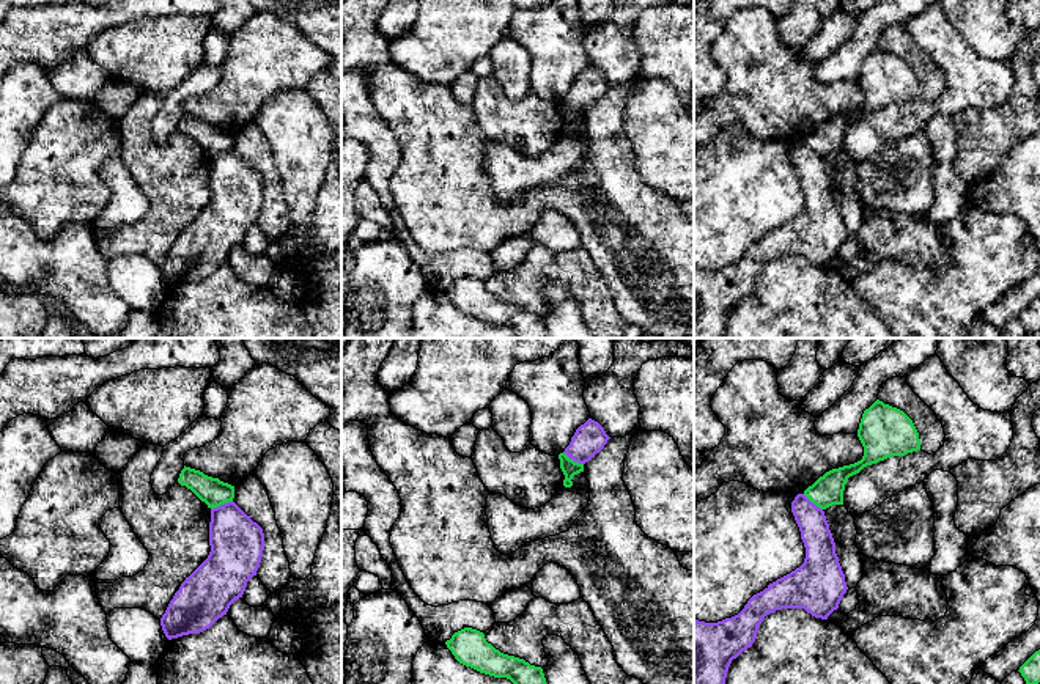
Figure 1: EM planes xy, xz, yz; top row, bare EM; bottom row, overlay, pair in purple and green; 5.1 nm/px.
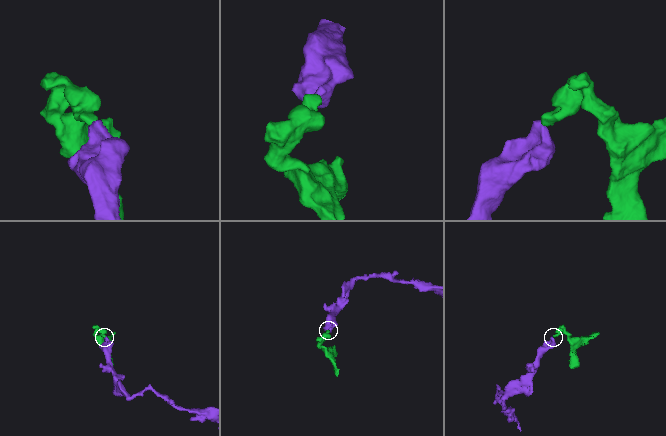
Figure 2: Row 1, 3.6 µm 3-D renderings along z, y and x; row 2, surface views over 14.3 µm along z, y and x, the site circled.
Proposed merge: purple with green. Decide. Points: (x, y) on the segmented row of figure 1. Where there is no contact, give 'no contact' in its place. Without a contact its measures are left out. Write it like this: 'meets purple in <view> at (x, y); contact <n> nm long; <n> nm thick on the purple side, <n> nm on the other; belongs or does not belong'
meets purple in xy at (221, 505); contact 120 nm long; 280 nm thick on the purple side, 140 nm on the other; does not belong

